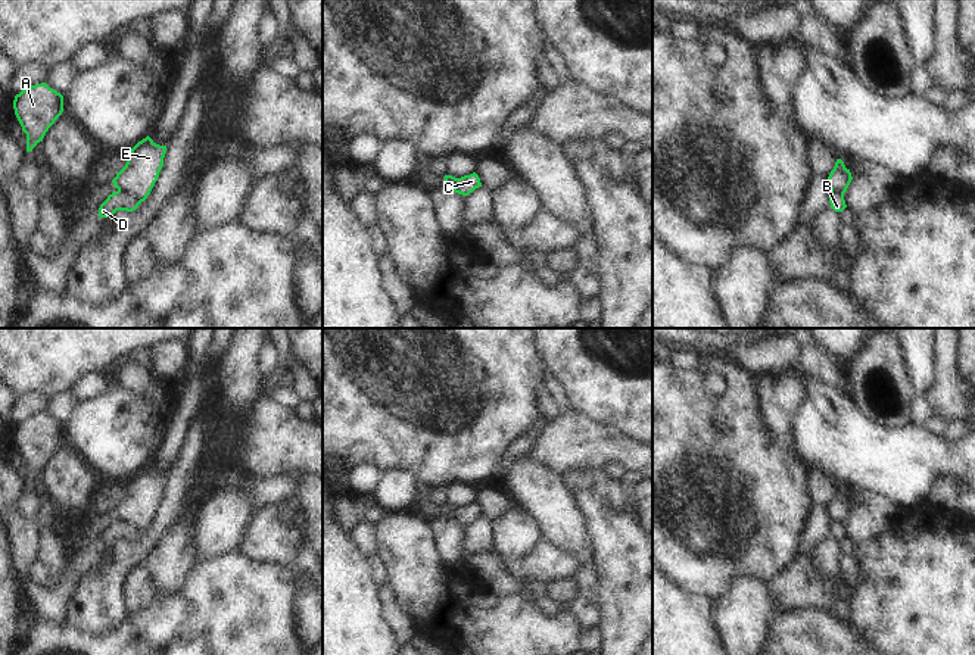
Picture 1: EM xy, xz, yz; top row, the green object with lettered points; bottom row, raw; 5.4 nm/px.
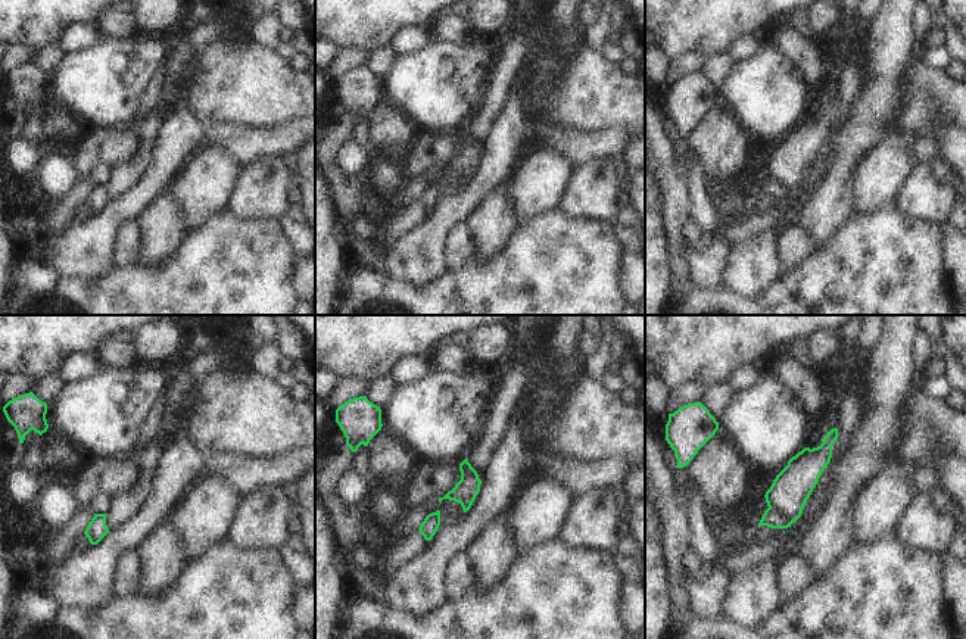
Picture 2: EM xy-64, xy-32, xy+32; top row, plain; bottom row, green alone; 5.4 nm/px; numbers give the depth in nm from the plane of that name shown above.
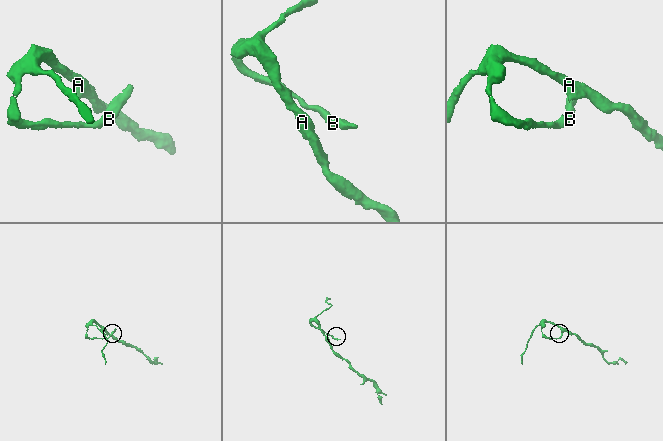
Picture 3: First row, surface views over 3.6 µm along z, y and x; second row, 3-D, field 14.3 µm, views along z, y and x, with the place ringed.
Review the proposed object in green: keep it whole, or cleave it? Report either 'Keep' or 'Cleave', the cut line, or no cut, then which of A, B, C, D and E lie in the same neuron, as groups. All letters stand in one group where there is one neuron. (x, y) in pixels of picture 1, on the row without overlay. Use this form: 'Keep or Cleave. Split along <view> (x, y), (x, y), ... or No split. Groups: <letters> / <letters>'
Cleave. Split along xy (118, 518), (133, 524), (140, 532). Groups: A B D / C E

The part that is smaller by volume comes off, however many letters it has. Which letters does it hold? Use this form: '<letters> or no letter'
C, E

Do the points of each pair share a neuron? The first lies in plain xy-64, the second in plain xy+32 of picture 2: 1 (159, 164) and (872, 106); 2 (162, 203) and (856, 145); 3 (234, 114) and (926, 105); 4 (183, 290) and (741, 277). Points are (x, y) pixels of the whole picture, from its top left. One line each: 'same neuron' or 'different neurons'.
1: different neurons
2: same neuron
3: same neuron
4: different neurons

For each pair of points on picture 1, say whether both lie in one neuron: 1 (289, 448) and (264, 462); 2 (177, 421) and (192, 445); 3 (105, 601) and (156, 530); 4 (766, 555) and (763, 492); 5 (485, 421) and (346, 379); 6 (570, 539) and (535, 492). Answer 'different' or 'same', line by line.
1: same
2: different
3: same
4: same
5: same
6: same

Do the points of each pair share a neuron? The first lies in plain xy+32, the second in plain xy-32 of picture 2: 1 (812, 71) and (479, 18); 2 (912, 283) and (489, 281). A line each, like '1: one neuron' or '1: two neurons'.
1: two neurons
2: one neuron

